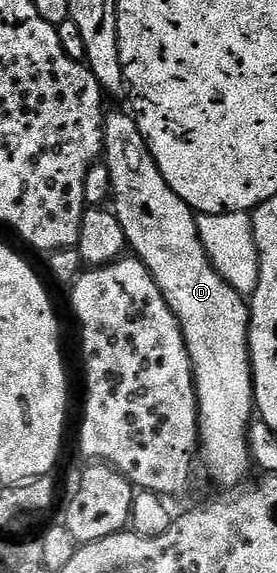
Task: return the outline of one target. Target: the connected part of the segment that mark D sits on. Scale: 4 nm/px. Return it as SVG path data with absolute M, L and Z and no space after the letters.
M110 109L105 115L105 149L103 161L111 172L113 192L111 209L119 224L127 232L128 249L141 259L151 272L155 284L163 292L167 304L179 320L185 343L193 365L193 379L197 389L197 411L201 421L201 440L199 458L209 469L209 474L221 486L237 488L246 481L251 471L249 454L249 427L255 418L255 399L253 396L253 364L249 360L249 316L250 303L246 295L219 276L203 248L199 236L197 214L185 201L169 187L167 180L159 172L149 151L149 141L139 132L139 124L132 113Z

